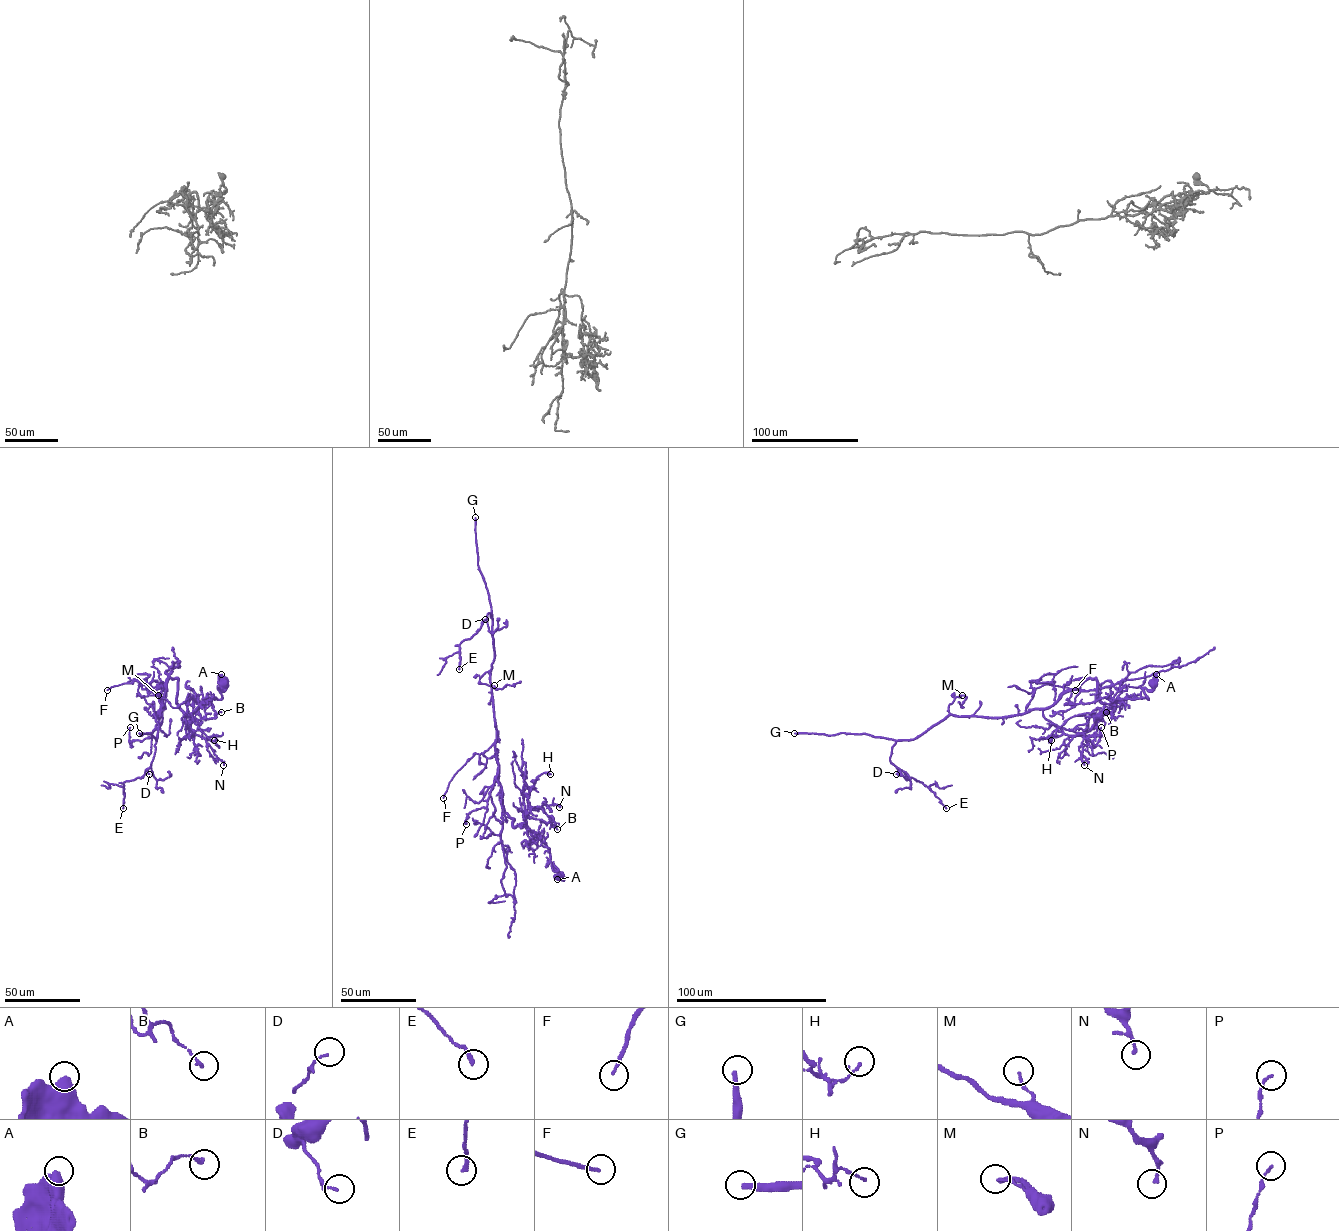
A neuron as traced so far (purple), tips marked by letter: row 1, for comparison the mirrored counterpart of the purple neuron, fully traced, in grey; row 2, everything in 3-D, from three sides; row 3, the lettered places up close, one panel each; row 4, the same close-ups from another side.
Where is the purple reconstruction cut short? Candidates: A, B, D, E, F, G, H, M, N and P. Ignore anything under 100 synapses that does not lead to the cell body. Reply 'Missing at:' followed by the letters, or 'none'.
Missing at: G

